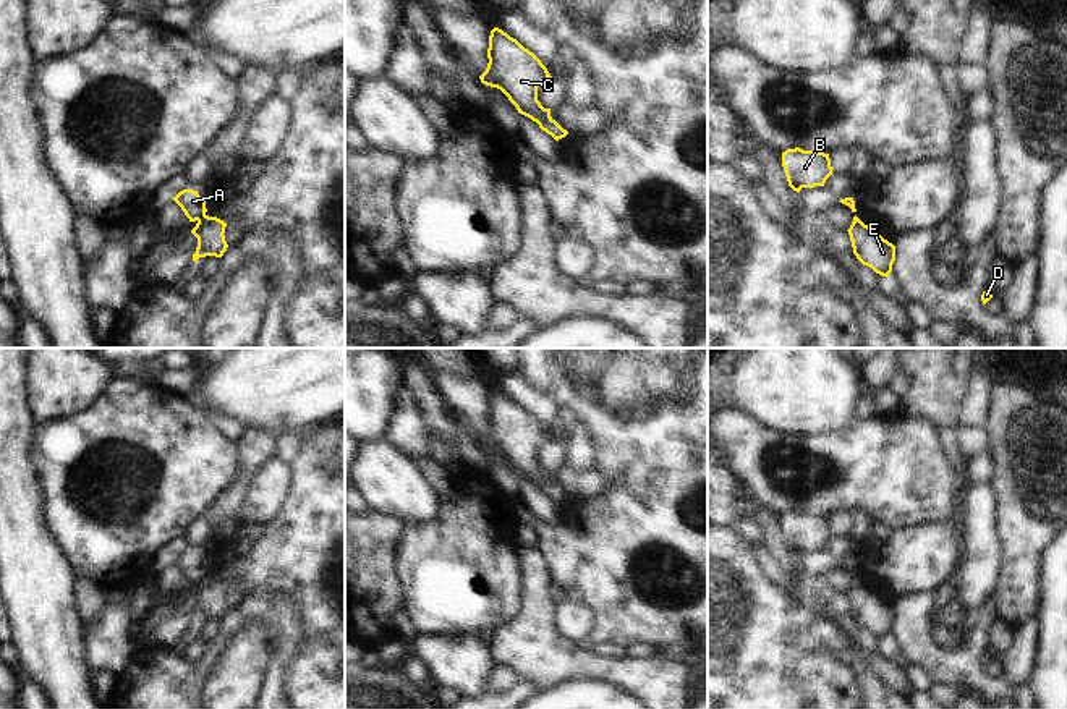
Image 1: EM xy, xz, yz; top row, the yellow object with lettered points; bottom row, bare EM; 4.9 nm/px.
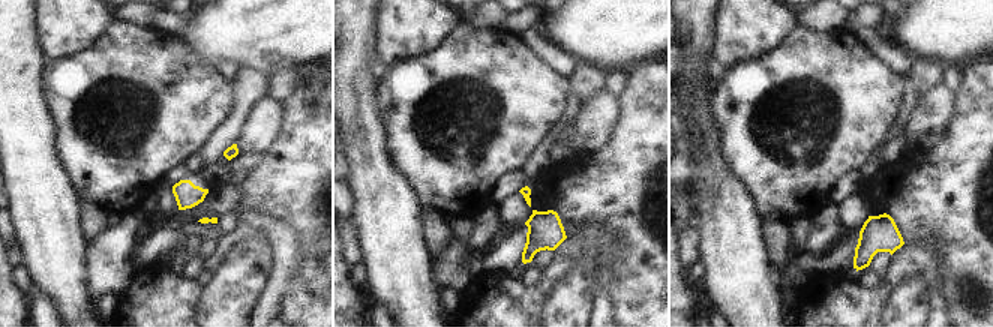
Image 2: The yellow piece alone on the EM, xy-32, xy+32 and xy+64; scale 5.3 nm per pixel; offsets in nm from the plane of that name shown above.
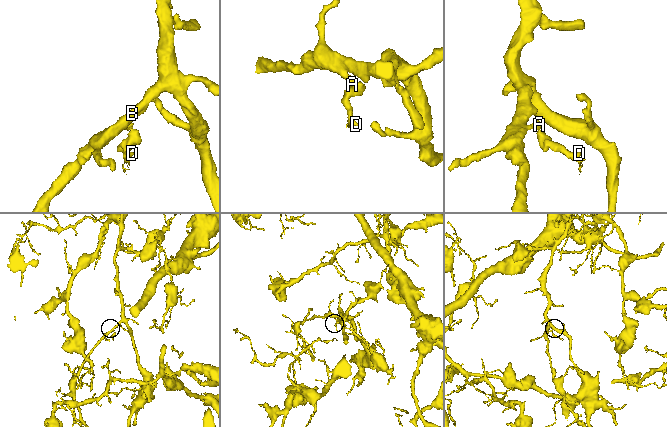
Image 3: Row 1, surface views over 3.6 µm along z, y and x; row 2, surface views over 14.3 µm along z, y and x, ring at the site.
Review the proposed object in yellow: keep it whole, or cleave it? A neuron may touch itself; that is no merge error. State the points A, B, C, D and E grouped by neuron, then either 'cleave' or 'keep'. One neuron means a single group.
A B C / D E; cleave

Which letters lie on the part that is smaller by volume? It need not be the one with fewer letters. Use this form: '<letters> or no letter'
D, E

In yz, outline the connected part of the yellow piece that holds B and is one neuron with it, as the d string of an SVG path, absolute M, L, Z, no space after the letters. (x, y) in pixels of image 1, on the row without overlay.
M800 510L782 515L782 529L789 549L797 555L803 550L824 549L832 537L829 516Z

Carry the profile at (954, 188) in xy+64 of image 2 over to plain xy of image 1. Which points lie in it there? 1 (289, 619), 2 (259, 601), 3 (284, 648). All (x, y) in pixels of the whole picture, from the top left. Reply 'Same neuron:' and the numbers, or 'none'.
Same neuron: none

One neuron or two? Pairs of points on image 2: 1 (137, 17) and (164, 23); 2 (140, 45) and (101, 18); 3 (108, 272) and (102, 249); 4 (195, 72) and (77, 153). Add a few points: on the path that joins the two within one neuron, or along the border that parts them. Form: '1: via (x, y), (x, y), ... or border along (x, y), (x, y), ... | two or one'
1: via (143, 17), (158, 20) | one
2: border along (113, 18), (84, 50) | two
3: via (105, 266), (105, 255) | one
4: via (171, 108), (155, 125), (137, 158), (113, 158) | one

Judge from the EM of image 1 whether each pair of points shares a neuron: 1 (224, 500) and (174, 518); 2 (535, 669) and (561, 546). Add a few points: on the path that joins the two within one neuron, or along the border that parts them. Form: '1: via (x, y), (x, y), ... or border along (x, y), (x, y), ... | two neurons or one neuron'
1: border along (235, 473), (230, 484), (208, 509) | two neurons
2: border along (536, 547), (559, 594) | two neurons

